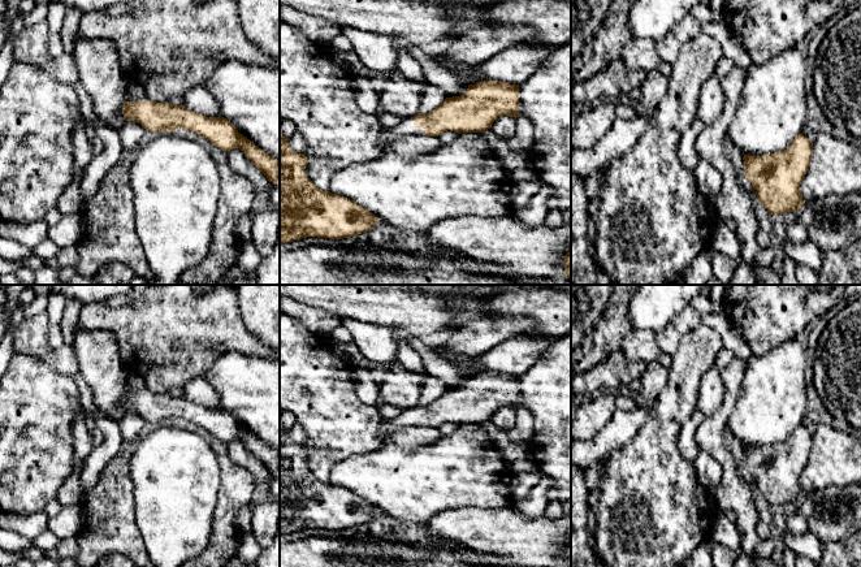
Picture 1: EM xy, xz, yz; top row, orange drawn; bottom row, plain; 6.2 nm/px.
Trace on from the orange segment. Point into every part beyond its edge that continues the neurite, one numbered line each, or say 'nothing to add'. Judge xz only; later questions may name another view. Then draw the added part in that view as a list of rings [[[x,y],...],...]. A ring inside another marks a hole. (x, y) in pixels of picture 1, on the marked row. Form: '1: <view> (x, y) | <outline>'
1: xz (405, 128) | [[[414,116],[402,118],[402,121],[395,127],[384,127],[381,130],[381,142],[388,150],[388,147],[398,138],[408,135],[424,135],[423,127],[414,126]]]

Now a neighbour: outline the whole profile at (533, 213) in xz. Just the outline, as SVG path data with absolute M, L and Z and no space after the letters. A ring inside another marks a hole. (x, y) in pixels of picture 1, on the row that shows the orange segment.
M541 183L540 191L528 200L523 209L514 212L514 216L531 228L542 225L549 212L548 202L551 194L551 187Z

